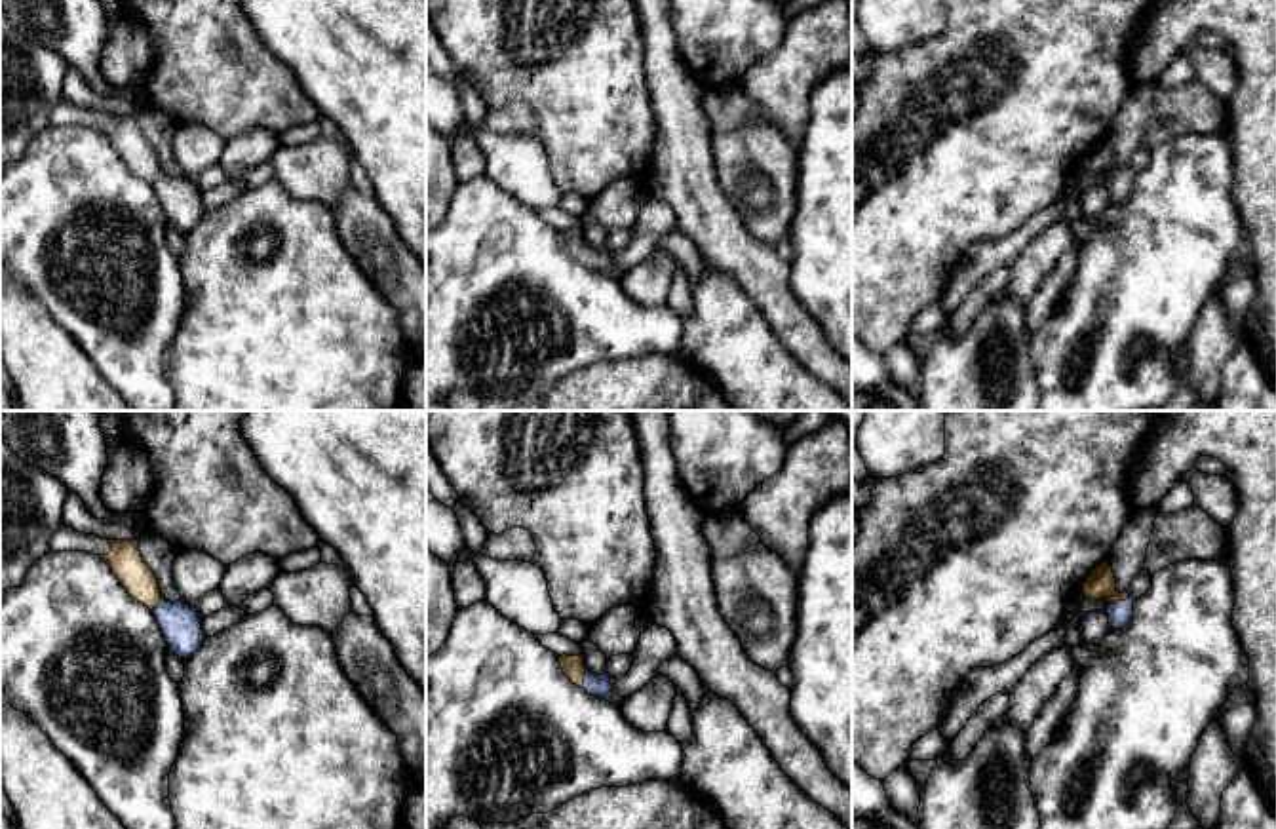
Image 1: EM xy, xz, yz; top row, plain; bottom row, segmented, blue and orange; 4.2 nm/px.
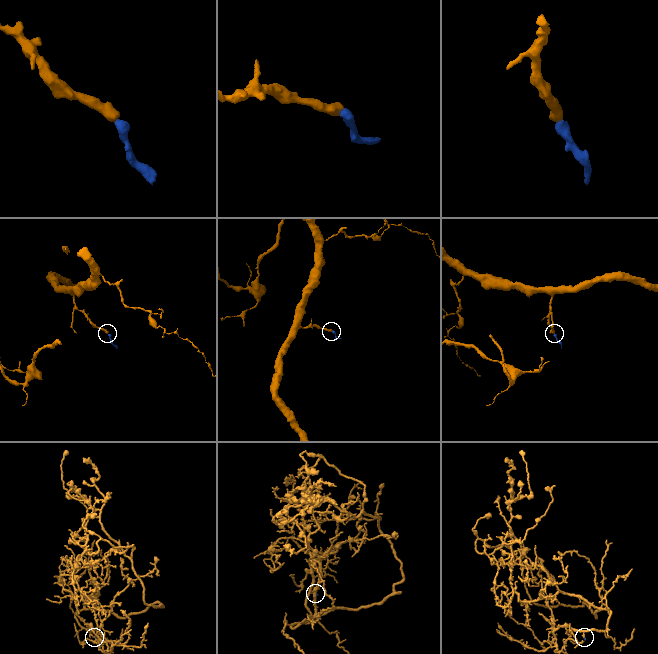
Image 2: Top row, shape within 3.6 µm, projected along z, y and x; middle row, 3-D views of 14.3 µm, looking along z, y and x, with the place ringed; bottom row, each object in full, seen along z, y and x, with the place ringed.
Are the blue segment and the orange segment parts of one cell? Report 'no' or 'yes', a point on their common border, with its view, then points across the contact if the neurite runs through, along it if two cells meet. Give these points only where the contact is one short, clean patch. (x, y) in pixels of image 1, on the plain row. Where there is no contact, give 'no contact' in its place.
yes; contact yz (1121, 175); way yz (1119, 187), (1121, 175), (1102, 158)

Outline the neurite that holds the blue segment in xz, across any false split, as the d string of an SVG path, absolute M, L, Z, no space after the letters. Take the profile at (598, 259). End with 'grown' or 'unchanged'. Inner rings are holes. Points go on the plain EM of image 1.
M563 228L559 230L559 238L563 247L570 253L570 257L584 262L591 270L605 272L616 257L616 253L612 253L607 245L603 249L588 245L584 238L584 228Z; grown

